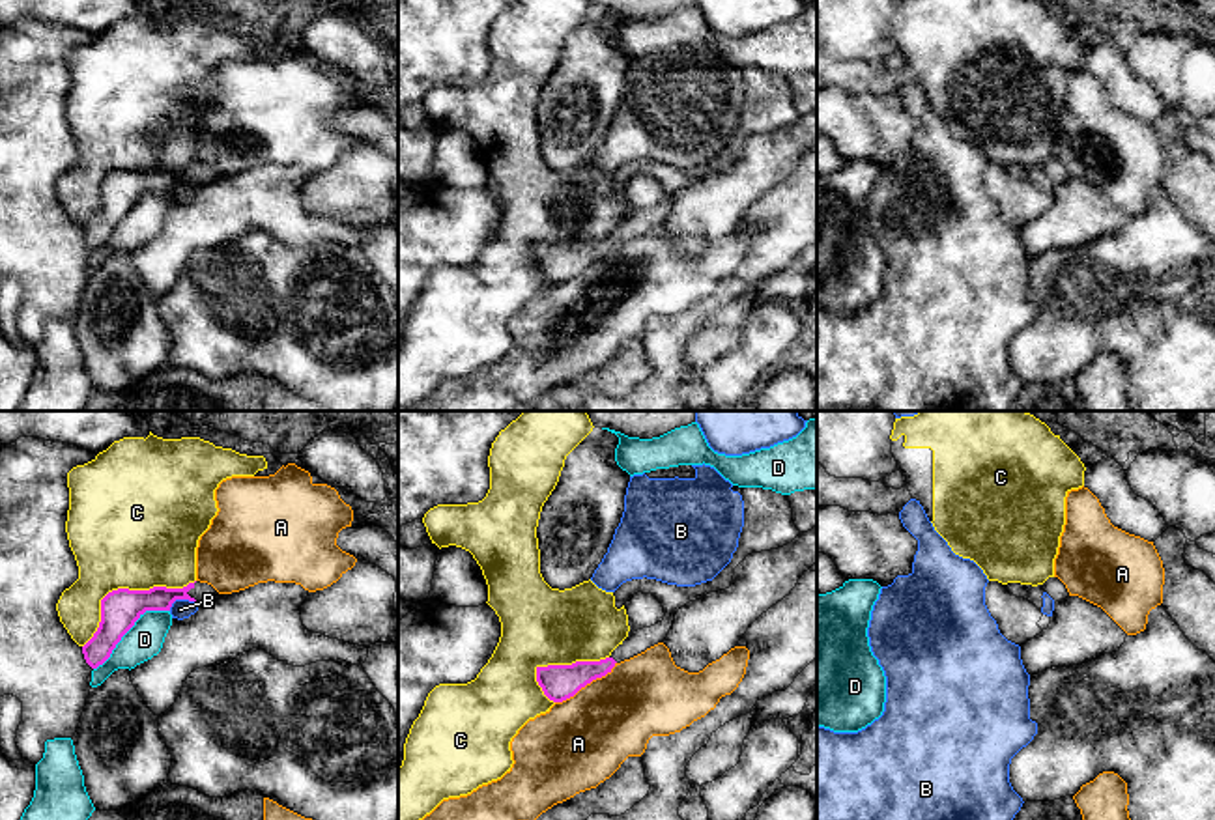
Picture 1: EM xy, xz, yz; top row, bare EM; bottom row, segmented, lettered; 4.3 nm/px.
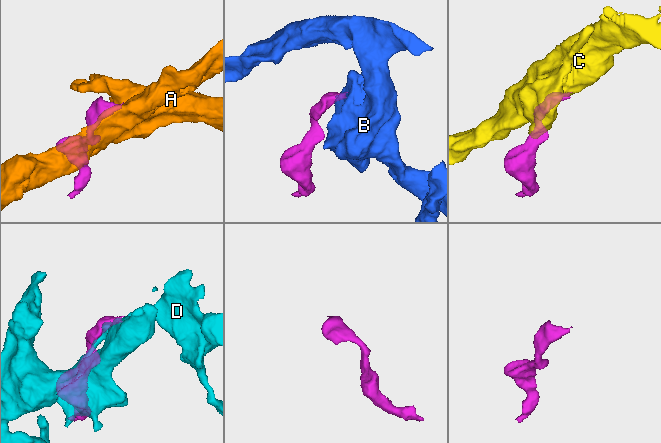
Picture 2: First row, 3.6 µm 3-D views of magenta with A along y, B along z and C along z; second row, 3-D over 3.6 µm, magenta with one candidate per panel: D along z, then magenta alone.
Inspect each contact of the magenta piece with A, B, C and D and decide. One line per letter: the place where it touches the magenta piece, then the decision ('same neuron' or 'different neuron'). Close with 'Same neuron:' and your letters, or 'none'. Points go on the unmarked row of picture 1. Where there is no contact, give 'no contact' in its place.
A: contact xz (586, 266); different neuron
B: contact xy (180, 180); different neuron
C: contact xy (124, 170); different neuron
D: contact xy (129, 210); different neuron
Same neuron: none

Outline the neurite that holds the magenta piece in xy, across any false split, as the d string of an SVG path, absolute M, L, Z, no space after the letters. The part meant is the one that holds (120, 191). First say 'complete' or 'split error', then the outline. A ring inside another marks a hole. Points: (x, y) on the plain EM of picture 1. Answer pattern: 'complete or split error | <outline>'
split error | M189 164L183 170L153 168L150 172L118 170L101 181L101 204L93 219L82 228L92 250L103 247L122 219L146 192L170 192L176 181L204 185L219 174L207 164Z

